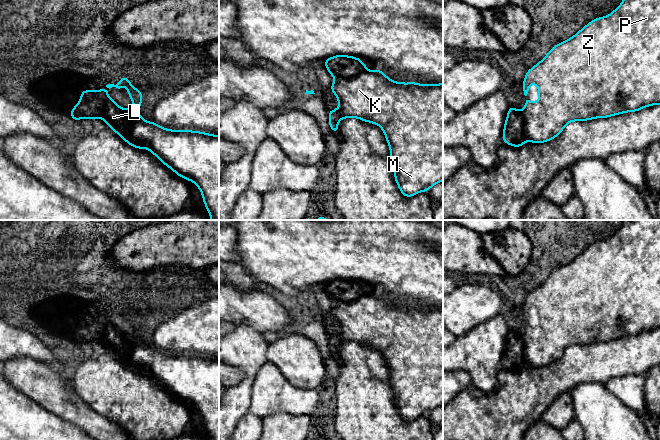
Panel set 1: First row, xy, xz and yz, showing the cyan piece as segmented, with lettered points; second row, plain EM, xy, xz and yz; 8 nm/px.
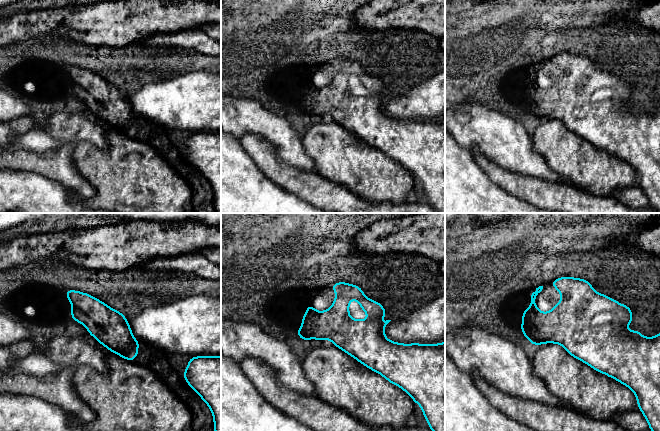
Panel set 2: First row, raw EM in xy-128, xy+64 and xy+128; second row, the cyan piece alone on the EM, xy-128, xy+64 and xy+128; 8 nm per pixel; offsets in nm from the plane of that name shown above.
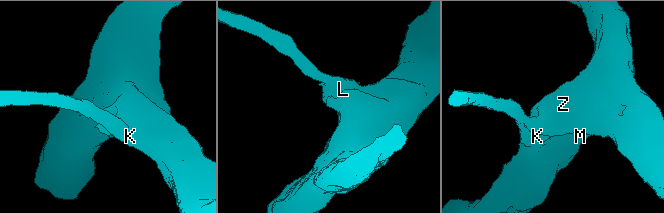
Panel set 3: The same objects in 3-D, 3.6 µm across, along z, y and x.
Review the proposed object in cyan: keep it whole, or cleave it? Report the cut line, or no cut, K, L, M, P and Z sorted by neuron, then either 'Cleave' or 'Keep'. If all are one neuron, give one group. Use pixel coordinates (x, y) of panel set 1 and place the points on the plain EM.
Split along xy (122, 332), (122, 336), (129, 342), (129, 358), (144, 371). Groups: K M P Z / L. Cleave

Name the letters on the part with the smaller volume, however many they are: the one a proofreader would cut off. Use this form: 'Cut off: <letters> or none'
Cut off: L

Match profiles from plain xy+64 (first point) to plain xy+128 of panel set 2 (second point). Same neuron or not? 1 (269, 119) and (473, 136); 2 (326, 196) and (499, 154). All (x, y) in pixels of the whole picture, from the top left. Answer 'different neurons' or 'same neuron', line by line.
1: same neuron
2: different neurons

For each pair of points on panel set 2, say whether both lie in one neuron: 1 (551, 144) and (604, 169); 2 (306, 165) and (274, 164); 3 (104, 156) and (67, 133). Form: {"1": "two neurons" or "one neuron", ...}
{"1": "one neuron", "2": "two neurons", "3": "two neurons"}

